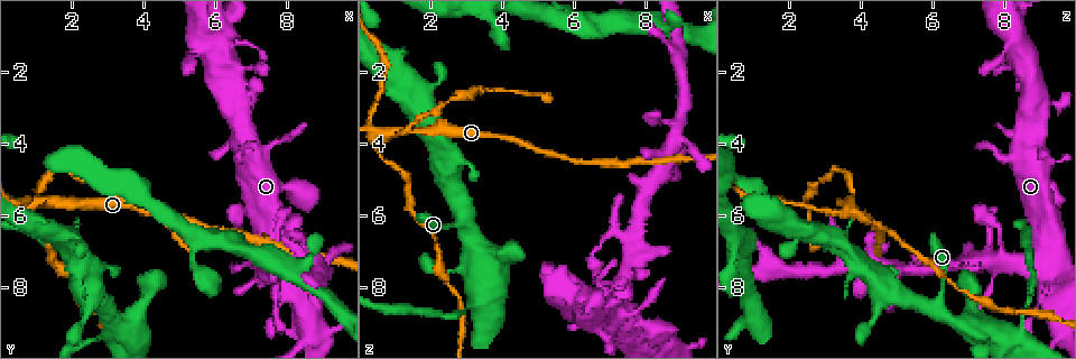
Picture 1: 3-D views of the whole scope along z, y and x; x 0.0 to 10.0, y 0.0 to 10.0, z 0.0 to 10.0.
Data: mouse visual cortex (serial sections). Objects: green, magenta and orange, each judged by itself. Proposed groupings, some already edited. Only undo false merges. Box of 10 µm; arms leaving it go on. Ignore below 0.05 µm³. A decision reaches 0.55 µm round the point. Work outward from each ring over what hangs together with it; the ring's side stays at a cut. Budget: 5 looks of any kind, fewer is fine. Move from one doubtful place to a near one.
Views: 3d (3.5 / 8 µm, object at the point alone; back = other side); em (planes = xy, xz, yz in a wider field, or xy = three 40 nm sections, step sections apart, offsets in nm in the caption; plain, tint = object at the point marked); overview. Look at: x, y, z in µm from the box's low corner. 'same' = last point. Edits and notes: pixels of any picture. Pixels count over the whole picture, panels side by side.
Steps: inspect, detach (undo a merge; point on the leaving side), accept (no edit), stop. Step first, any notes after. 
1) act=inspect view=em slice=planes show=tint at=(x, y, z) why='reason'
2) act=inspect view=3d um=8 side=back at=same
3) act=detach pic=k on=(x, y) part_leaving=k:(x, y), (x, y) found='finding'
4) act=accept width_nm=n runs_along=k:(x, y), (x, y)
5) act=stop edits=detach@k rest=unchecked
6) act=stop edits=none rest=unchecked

act=inspect view=3d um=3.5 side=back at=(1.05, 5.65, 3.60) why='thin neck'

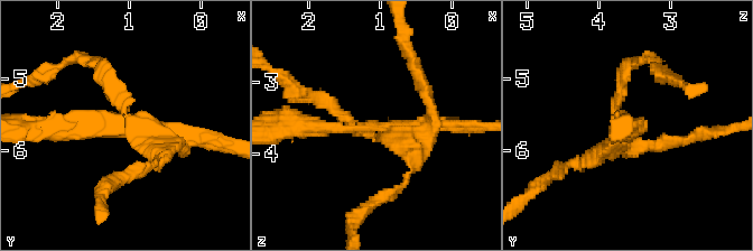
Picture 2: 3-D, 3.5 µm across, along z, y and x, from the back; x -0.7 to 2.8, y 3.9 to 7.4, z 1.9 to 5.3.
act=inspect view=em slice=xy step=5 show=tint at=(0.95, 5.60, 3.65) arms=4 arm_widths_nm=150,200,200,250 why='now the EM'

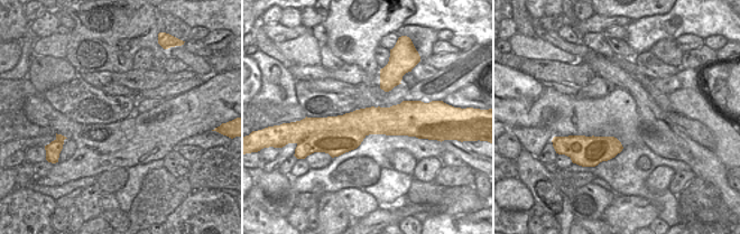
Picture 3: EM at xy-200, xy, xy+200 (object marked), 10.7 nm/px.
act=detach pic=2 on=(154, 155) part_leaving=2:(137, 124), (164, 159), (133, 176) found='a second cell is stuck on'

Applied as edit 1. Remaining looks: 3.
act=inspect view=3d um=8 at=(6.55, 2.90, 8.75) why='sudden change in width'

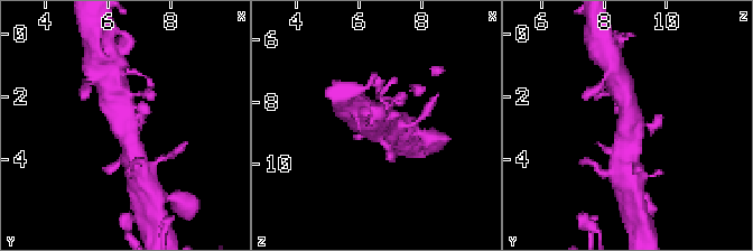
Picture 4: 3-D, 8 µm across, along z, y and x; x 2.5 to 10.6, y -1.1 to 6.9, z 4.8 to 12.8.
act=inspect view=3d um=3.5 side=back at=same why='closer look'

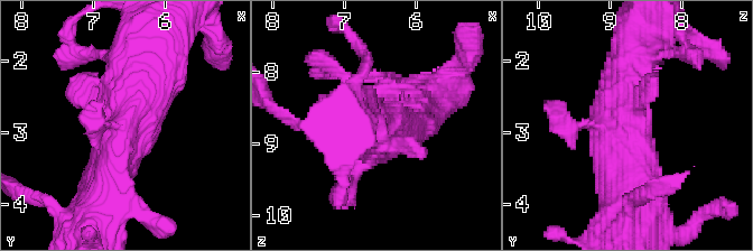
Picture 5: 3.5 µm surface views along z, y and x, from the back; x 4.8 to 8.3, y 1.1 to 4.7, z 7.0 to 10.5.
act=inspect view=em slice=xy step=1 show=tint at=(6.55, 2.95, 8.75) why='need the tissue'

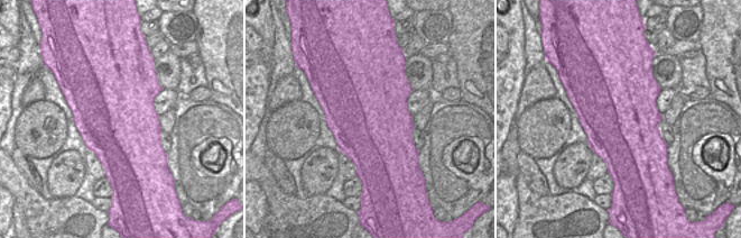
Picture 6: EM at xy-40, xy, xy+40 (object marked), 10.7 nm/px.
act=accept found='one cell here'

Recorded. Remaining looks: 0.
act=stop edits=detach@2 rest=unchecked

